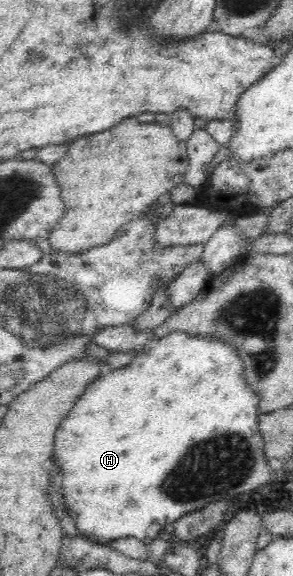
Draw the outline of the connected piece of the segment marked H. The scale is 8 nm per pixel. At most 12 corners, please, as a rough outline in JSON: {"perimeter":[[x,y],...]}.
{"perimeter":[[174,331],[59,425],[72,531],[275,484],[229,343]]}

